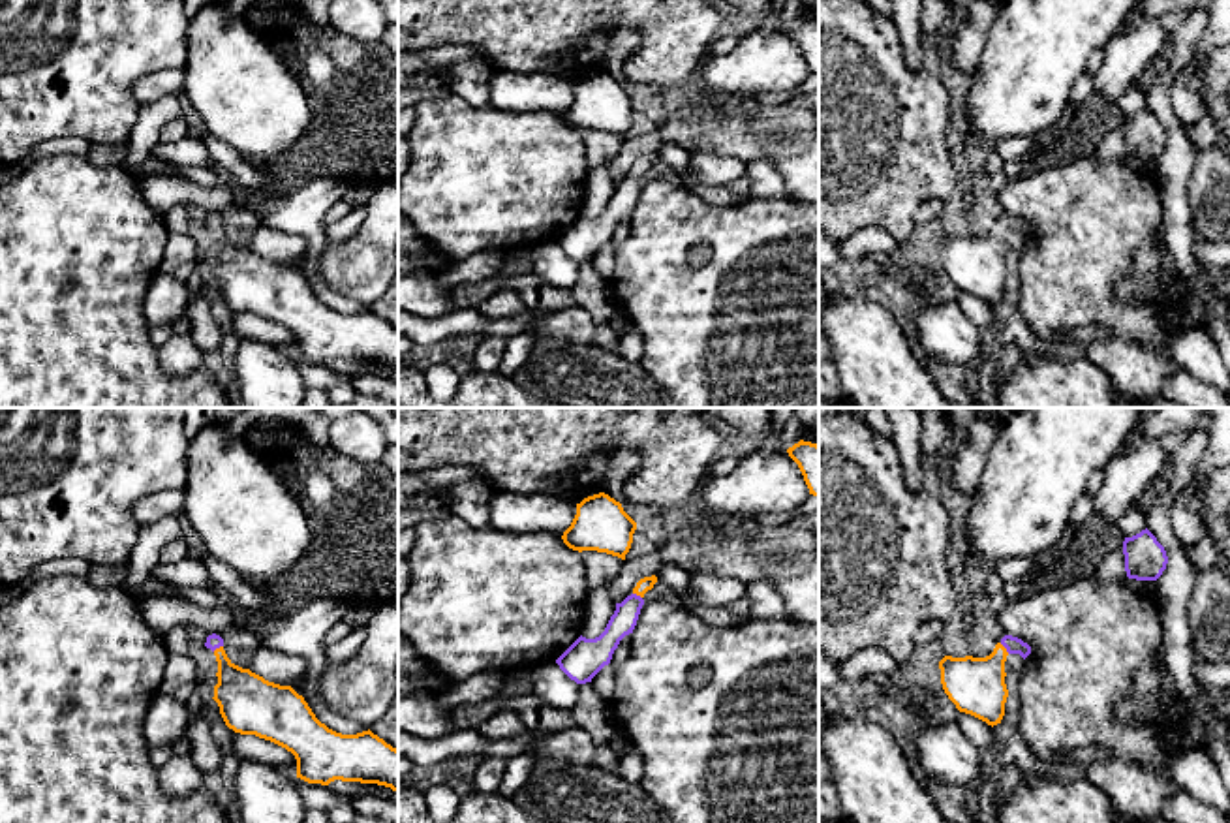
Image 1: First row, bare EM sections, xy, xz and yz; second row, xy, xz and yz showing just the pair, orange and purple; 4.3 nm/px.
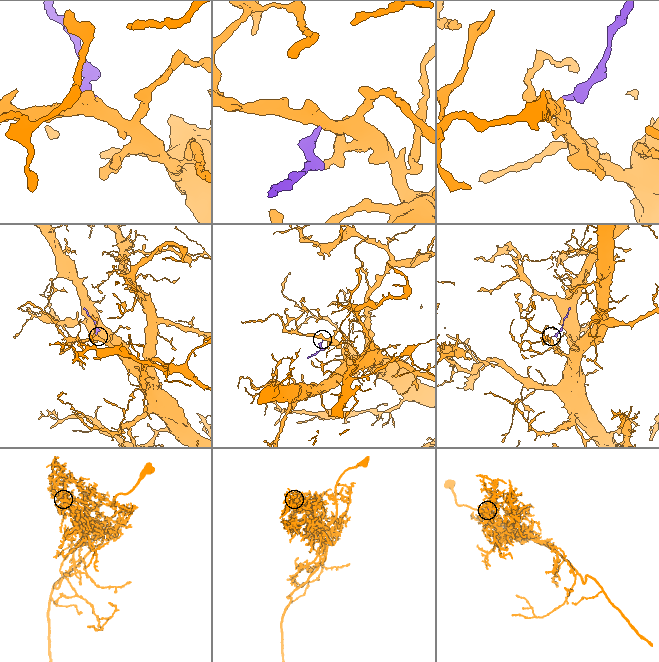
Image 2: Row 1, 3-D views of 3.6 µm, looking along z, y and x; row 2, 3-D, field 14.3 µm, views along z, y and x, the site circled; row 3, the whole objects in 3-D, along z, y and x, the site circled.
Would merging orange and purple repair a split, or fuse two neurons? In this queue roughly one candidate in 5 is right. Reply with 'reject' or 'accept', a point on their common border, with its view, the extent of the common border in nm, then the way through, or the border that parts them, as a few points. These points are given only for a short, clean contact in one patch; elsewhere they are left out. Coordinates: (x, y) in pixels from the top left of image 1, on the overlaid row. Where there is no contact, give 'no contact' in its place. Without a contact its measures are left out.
accept; contact yz (1005, 649); length 60 nm; way yz (977, 686), (1005, 649), (1013, 645)

